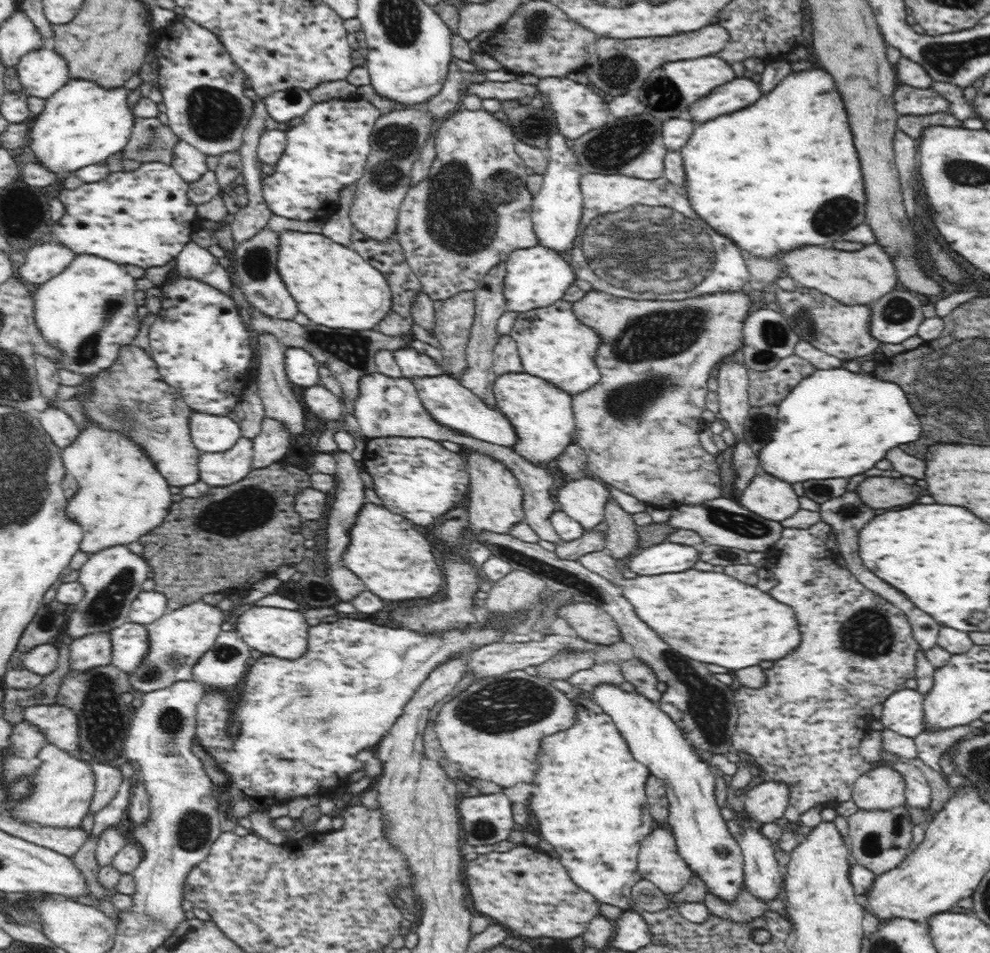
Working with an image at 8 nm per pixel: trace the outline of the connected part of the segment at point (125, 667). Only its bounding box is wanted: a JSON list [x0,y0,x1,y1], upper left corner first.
[110,621,150,676]

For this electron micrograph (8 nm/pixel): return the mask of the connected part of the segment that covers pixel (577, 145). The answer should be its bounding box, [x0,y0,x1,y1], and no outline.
[574,112,667,180]

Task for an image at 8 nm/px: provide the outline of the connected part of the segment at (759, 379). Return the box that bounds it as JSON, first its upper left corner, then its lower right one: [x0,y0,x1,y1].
[749,355,815,407]

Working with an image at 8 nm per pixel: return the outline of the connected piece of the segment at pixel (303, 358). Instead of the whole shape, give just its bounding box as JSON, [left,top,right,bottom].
[285,348,319,388]

